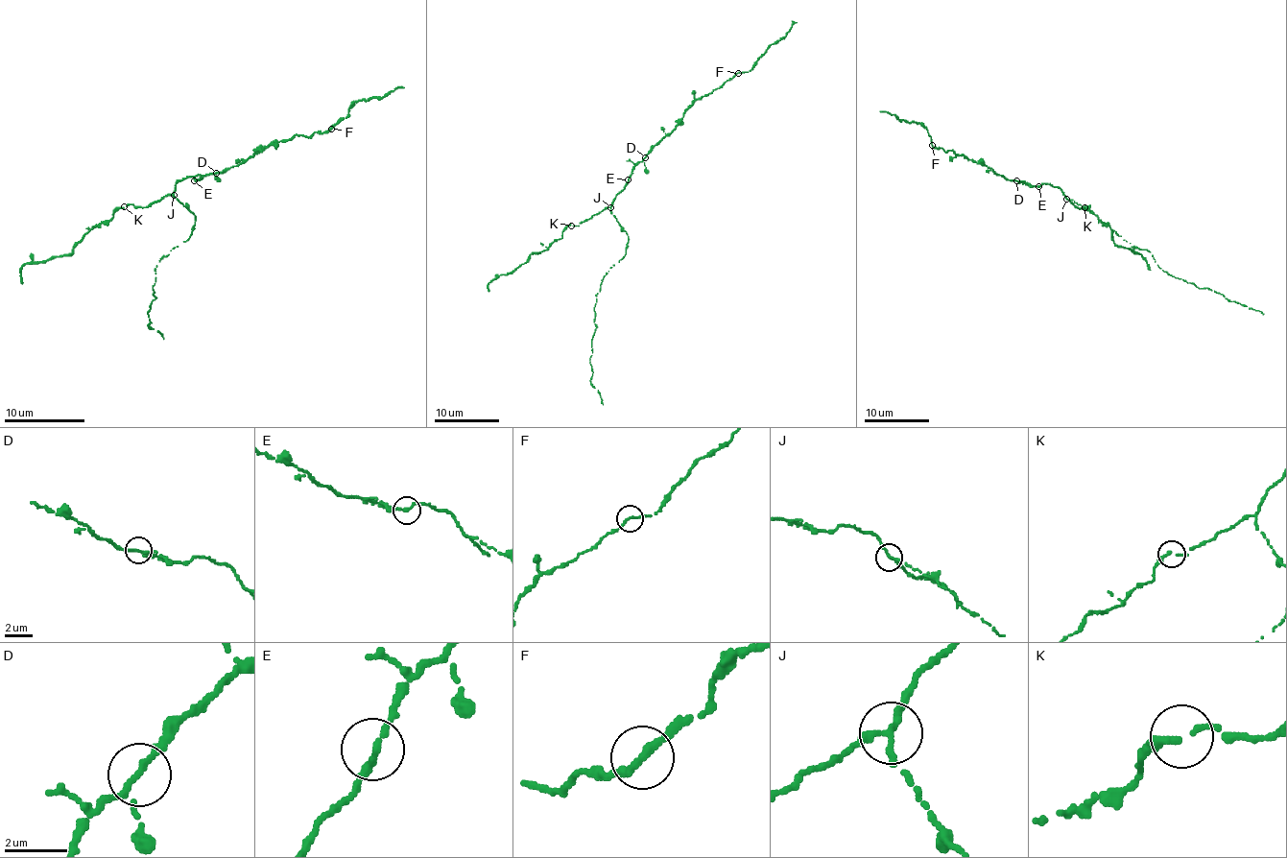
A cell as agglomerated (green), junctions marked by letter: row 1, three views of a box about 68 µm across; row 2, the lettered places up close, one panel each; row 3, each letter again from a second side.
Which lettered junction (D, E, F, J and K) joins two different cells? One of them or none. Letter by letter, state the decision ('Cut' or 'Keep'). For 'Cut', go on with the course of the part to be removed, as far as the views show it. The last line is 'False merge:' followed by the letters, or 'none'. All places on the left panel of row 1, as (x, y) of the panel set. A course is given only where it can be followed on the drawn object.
D: Keep
E: Keep
F: Keep
J: Cut. Course of the part to remove: (174, 195), (194, 215), (194, 226), (192, 235), (160, 259), (148, 327), (164, 337)
K: Keep
False merge: J

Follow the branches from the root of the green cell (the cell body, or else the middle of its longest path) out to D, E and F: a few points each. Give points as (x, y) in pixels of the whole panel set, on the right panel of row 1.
D: (1060, 190), (1048, 183), (1026, 185), (1016, 180)
E: (1060, 190), (1048, 183), (1038, 186)
F: (1060, 190), (1048, 183), (1026, 185), (1008, 180), (951, 150), (944, 151), (932, 145)

